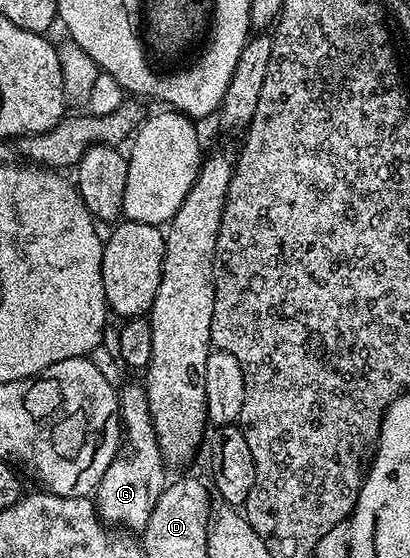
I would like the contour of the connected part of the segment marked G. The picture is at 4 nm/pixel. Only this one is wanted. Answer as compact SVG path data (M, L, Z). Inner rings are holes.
M141 383L126 384L118 392L118 411L123 430L118 457L104 470L92 499L98 515L107 525L140 534L146 528L148 518L168 483L168 465L162 459L160 446L156 442L156 432L148 410L148 398ZM119 524L119 525L118 525ZM126 528L131 528L126 529Z

